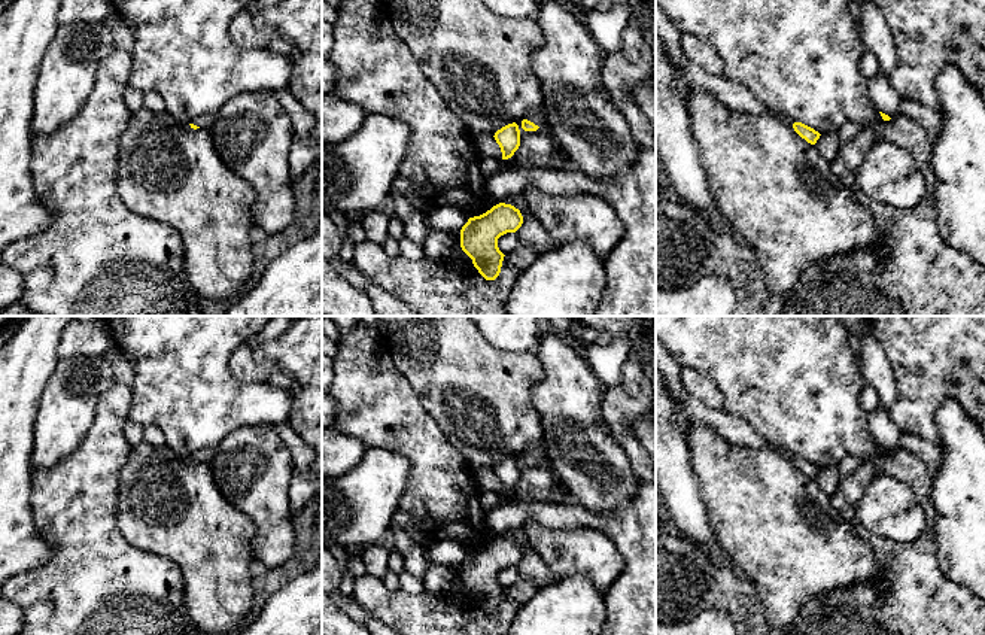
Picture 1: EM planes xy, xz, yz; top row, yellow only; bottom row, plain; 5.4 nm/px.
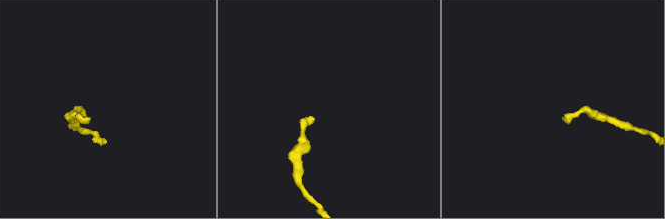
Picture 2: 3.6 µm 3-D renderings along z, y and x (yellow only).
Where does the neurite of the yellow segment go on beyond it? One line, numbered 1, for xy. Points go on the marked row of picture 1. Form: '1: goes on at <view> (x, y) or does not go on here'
1: goes on at xy (204, 121)

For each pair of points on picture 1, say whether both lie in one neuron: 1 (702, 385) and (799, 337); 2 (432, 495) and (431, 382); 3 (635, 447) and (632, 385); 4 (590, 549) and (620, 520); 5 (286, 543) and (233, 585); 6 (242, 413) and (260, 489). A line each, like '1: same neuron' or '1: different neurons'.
1: different neurons
2: different neurons
3: same neuron
4: different neurons
5: different neurons
6: different neurons

